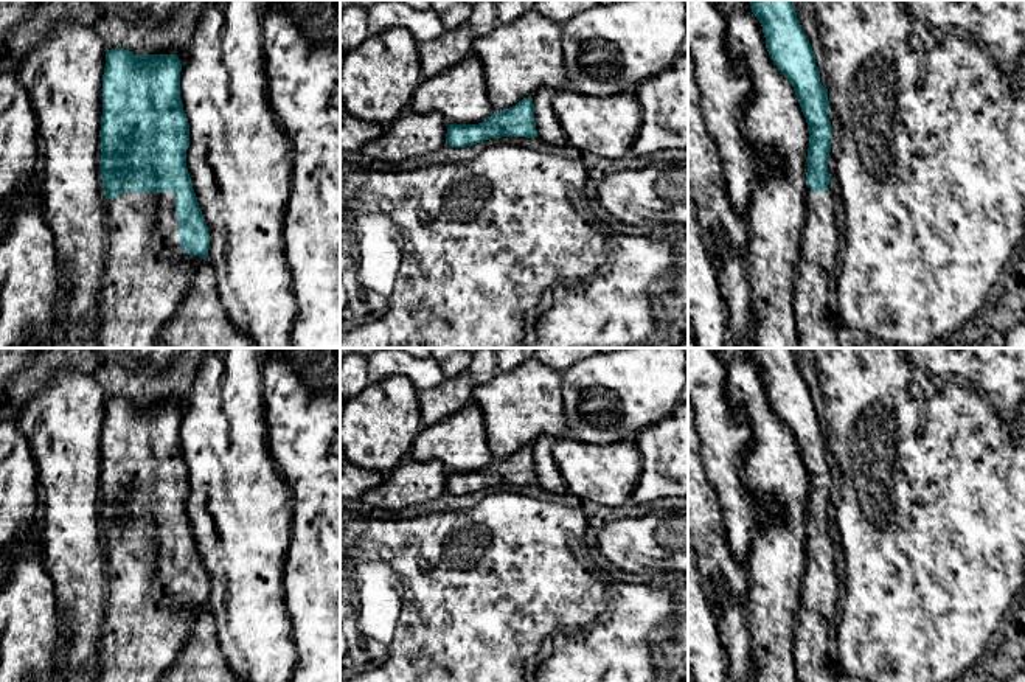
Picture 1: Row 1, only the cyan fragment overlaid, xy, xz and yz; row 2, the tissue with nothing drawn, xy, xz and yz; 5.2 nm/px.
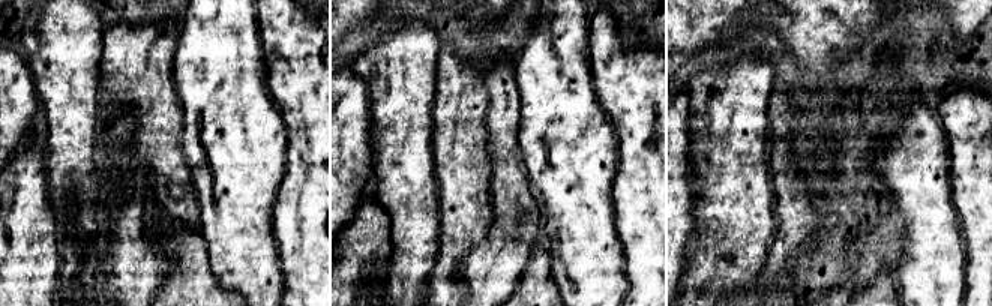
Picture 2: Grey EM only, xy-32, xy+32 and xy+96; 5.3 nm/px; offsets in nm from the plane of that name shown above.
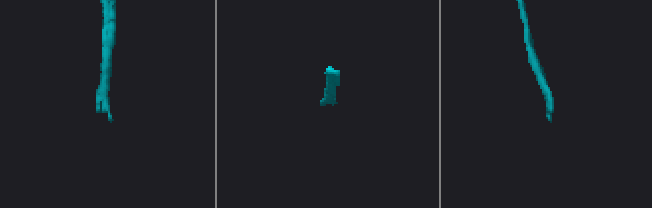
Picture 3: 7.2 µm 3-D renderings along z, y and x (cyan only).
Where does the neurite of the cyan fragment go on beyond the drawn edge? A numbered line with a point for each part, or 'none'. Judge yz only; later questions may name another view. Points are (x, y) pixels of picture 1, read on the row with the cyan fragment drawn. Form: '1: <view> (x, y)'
1: yz (817, 263)

